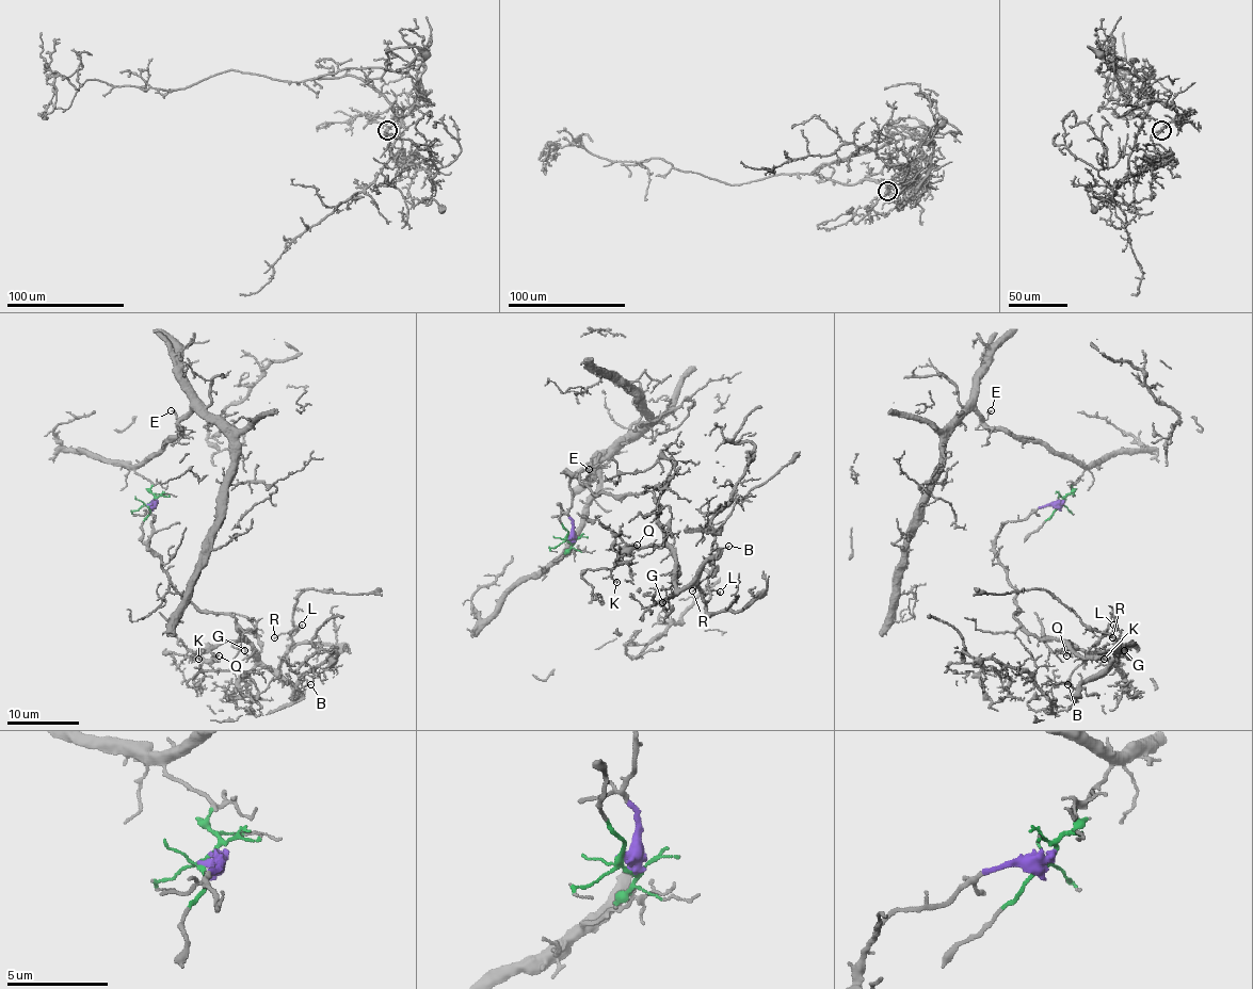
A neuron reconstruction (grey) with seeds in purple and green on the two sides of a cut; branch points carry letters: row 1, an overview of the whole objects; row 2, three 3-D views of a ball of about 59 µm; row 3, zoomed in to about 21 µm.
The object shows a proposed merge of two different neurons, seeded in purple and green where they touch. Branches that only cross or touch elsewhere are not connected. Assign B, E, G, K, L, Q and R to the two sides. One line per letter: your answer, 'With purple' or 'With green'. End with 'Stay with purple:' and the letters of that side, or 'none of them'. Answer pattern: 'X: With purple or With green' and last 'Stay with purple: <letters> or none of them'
B: With purple
E: With green
G: With purple
K: With purple
L: With purple
Q: With purple
R: With purple
Stay with purple: B, G, K, L, Q, R

